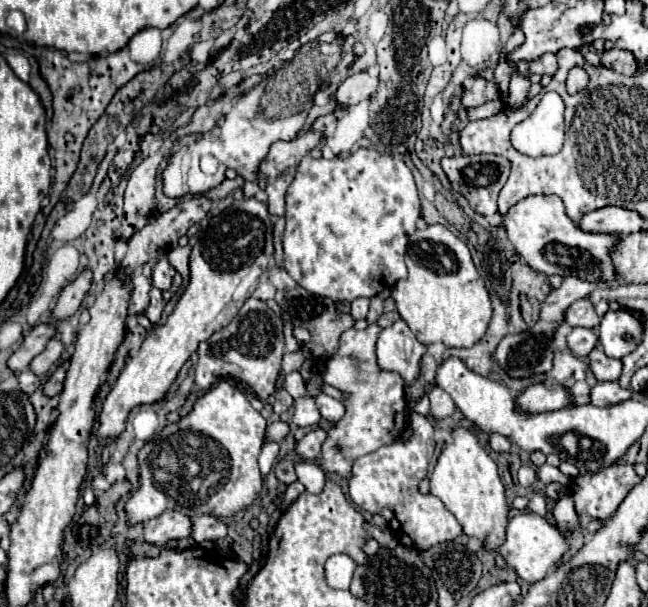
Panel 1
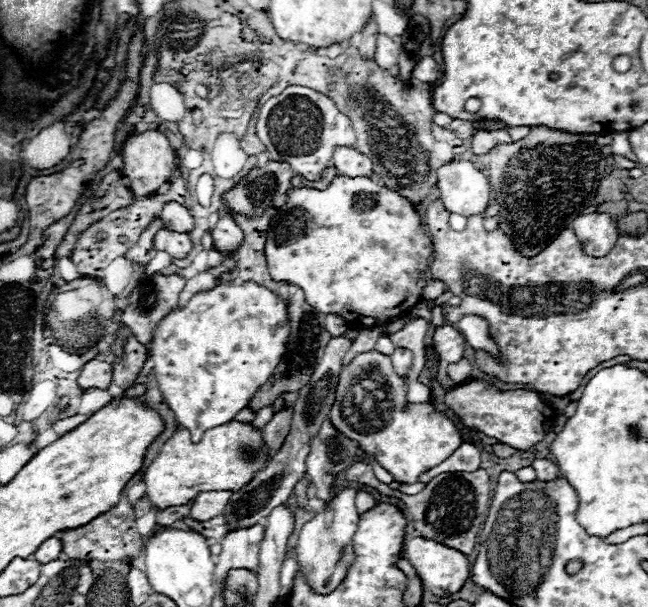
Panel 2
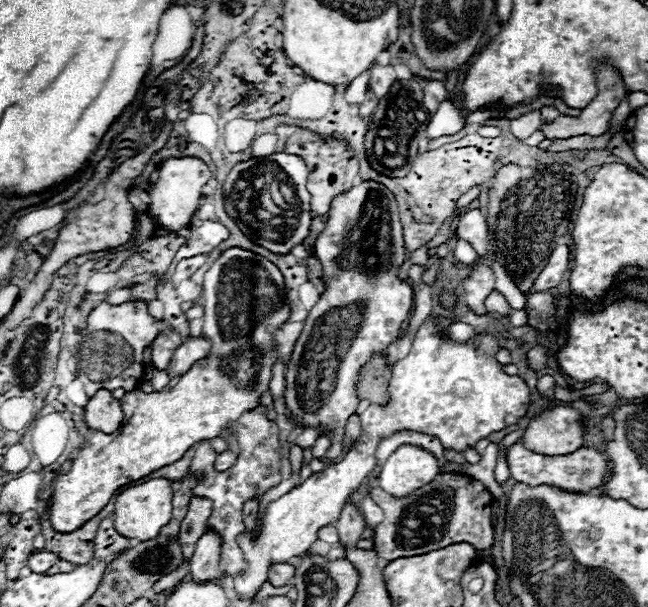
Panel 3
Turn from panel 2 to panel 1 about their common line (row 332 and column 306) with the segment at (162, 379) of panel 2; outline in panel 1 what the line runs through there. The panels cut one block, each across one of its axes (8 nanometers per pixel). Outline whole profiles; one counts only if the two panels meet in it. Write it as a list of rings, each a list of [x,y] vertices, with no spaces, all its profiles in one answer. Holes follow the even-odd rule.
[[[358,148],[348,158],[332,158],[332,160],[312,158],[310,154],[306,154],[302,158],[302,162],[298,164],[298,168],[296,168],[294,182],[288,186],[288,192],[286,192],[286,214],[284,214],[284,218],[286,218],[286,228],[284,228],[284,268],[286,268],[286,272],[302,288],[306,288],[308,292],[314,292],[316,296],[326,296],[326,298],[330,298],[334,302],[336,300],[340,300],[340,302],[342,300],[352,302],[354,298],[360,298],[360,296],[372,298],[378,292],[382,292],[384,288],[392,288],[394,280],[406,278],[404,254],[406,254],[406,248],[408,248],[408,236],[414,234],[416,220],[420,218],[420,198],[418,198],[418,190],[416,190],[416,184],[414,184],[410,168],[402,160],[398,160],[398,158],[390,156],[390,154],[380,154],[380,152],[368,150],[368,148]]]

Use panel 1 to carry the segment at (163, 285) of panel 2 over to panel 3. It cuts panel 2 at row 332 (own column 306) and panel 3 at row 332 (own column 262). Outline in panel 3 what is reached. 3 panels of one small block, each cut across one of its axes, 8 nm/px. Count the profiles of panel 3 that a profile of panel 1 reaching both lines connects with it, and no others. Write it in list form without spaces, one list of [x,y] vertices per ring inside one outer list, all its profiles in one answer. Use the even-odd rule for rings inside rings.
[[[164,330],[152,340],[152,366],[164,370],[168,366],[168,360],[172,358],[172,352],[182,344],[182,336],[174,330]]]

